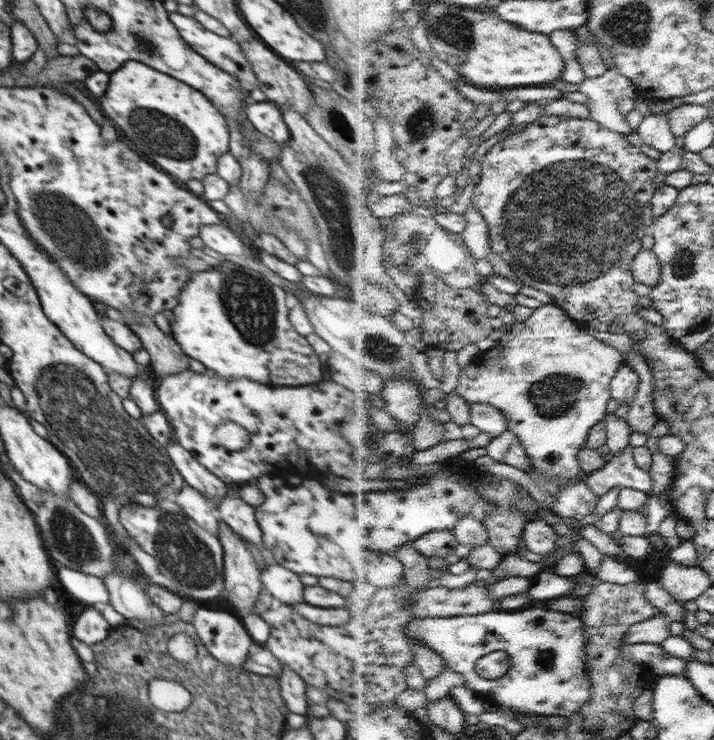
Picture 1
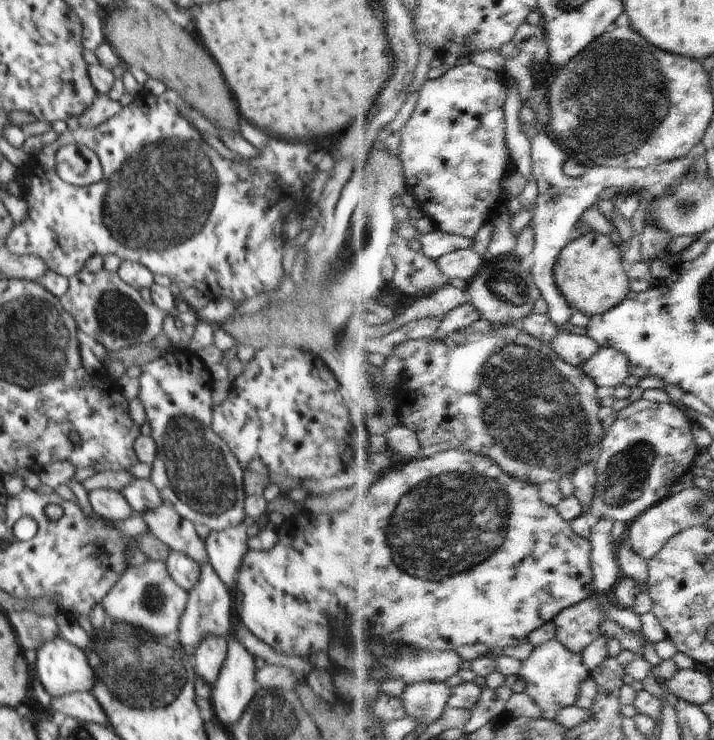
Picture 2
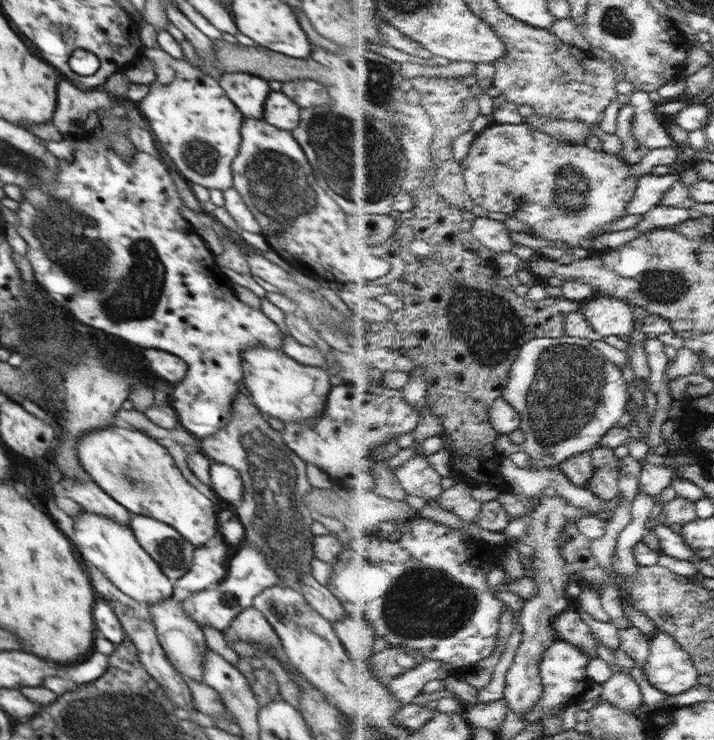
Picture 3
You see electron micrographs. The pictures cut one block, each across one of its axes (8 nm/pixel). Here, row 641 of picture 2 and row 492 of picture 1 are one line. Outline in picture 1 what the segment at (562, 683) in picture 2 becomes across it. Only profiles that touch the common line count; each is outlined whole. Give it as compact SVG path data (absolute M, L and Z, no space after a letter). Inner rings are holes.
M553 302L538 307L533 315L526 321L516 322L512 331L499 340L498 346L484 351L484 353L478 352L470 365L461 369L459 386L456 390L458 390L458 393L460 393L462 397L468 399L470 403L490 403L502 410L506 417L508 417L509 428L516 431L516 434L522 440L523 446L528 450L528 453L534 460L537 472L531 474L532 479L537 483L540 489L544 489L555 497L559 497L561 494L561 485L555 482L555 478L561 478L561 480L586 480L586 477L582 477L585 471L581 466L581 451L585 450L590 438L590 433L592 433L594 427L608 416L608 402L613 398L611 384L613 380L617 378L617 374L625 362L626 358L624 358L624 354L622 354L620 350L617 350L610 344L605 344L602 340L598 340L596 336L589 334L588 330L584 329L578 320L574 320L562 306L558 306L558 304Z

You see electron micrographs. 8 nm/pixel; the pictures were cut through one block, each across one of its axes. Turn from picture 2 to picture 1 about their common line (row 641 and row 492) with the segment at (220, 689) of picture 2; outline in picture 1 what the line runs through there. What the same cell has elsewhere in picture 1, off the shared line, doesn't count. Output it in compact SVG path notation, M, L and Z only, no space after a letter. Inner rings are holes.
M227 490L218 506L219 520L240 534L246 542L258 546L262 544L262 530L255 520L255 508L240 500L238 491Z

